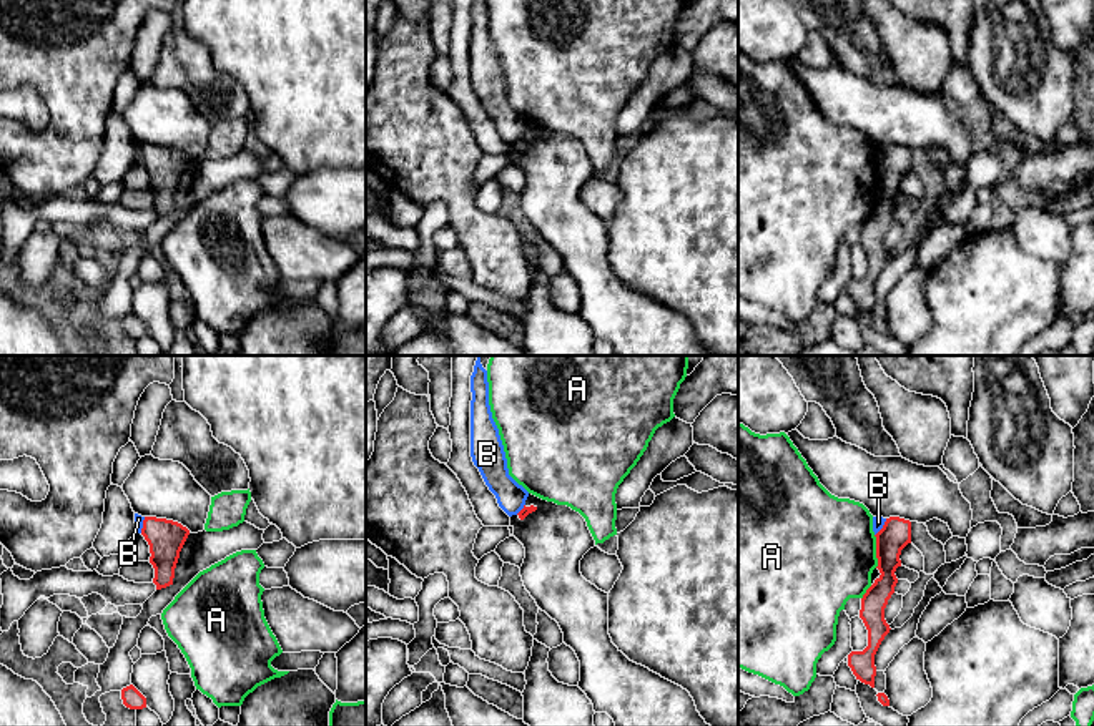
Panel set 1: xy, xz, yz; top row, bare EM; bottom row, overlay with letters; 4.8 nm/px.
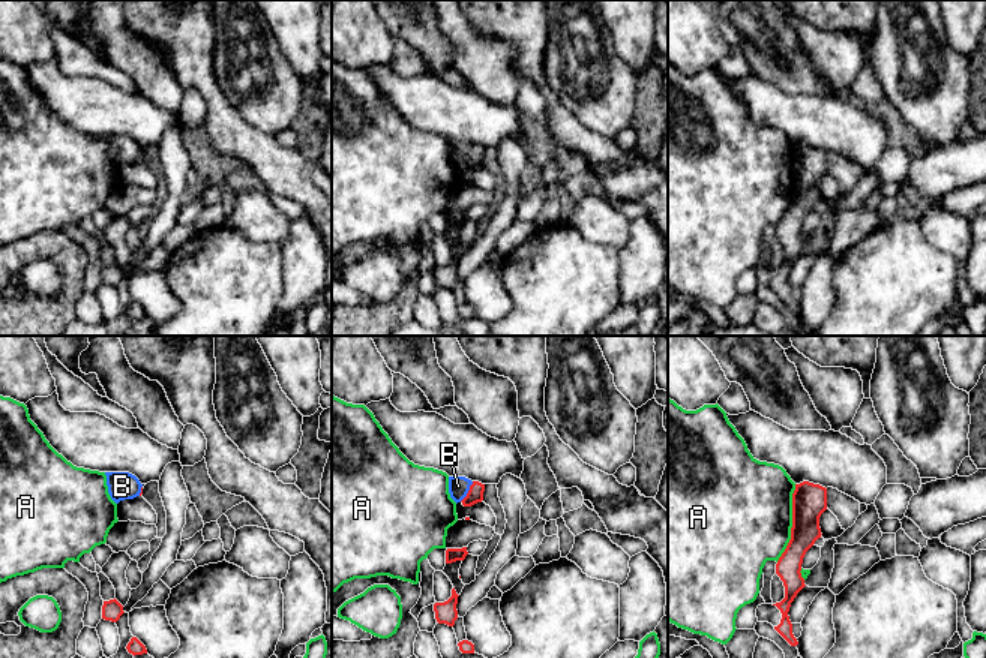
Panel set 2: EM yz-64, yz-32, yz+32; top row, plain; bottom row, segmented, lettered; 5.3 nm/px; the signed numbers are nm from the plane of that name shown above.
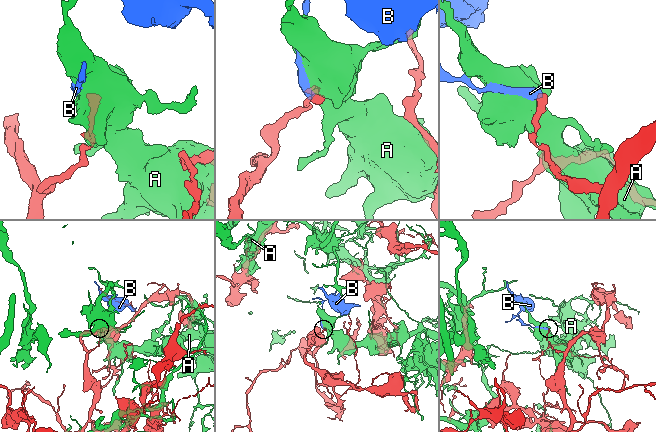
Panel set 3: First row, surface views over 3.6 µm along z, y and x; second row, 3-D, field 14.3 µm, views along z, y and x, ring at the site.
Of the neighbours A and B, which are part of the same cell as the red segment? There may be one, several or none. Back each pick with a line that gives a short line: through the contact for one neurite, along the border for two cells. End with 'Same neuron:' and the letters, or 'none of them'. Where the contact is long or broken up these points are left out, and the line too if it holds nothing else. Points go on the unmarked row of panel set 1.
Same neuron: none of them

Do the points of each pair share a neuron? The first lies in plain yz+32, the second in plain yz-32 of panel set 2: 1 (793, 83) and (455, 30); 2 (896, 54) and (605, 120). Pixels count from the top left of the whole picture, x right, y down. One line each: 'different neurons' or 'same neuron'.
1: different neurons
2: same neuron

